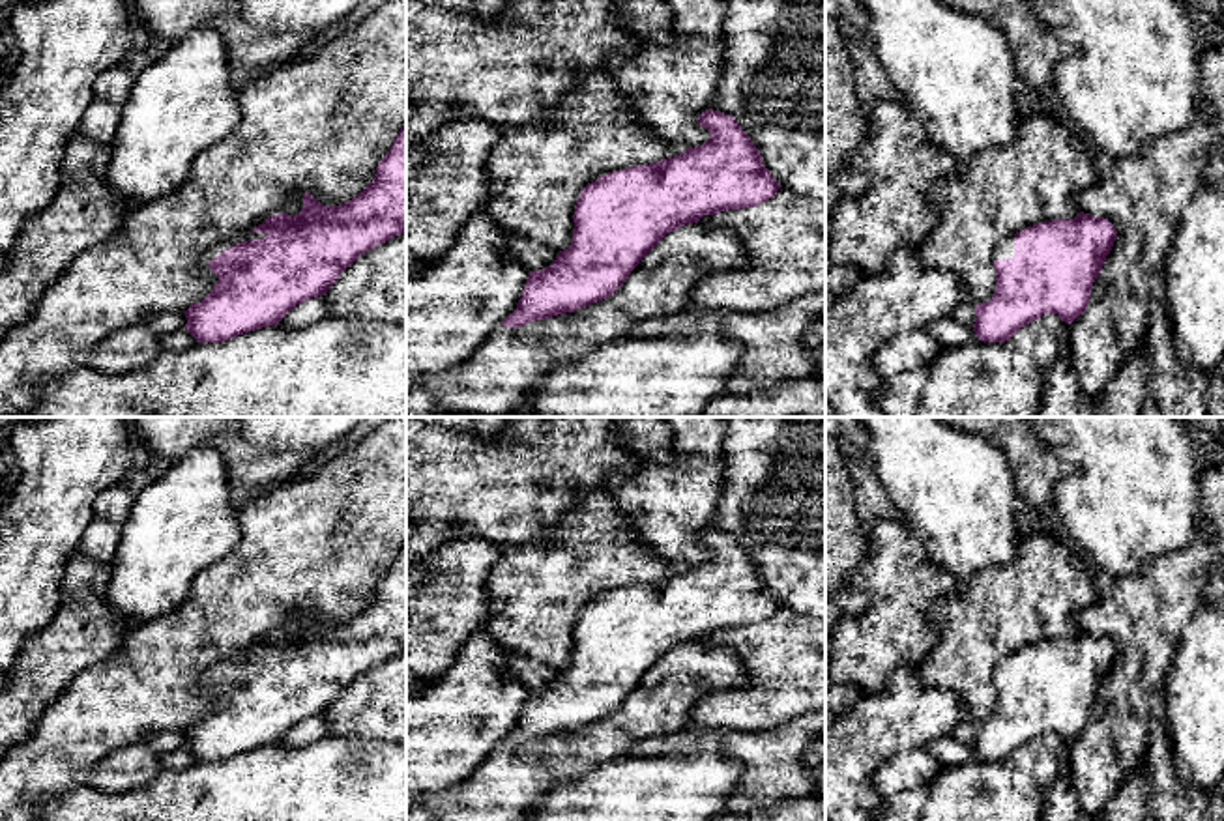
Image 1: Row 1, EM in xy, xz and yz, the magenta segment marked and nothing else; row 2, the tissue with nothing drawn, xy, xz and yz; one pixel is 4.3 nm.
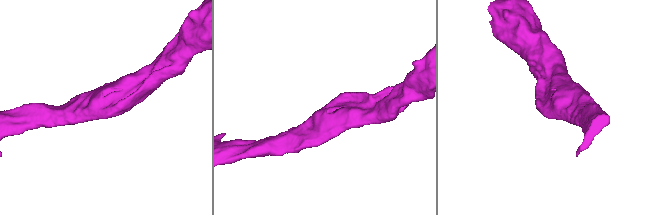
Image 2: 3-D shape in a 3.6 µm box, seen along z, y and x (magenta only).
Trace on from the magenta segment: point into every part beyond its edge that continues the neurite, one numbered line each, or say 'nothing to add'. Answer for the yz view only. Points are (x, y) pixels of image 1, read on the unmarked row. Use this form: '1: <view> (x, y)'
1: yz (1004, 668)

